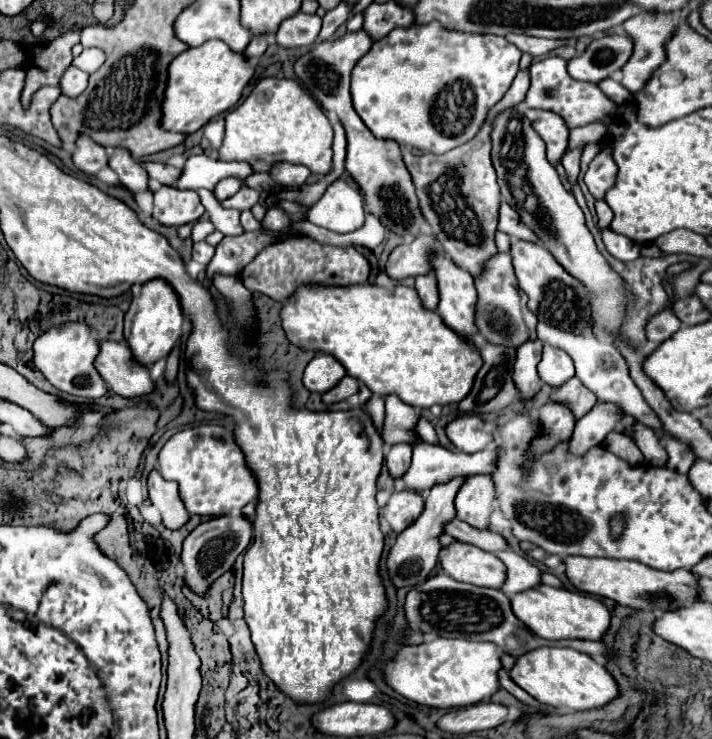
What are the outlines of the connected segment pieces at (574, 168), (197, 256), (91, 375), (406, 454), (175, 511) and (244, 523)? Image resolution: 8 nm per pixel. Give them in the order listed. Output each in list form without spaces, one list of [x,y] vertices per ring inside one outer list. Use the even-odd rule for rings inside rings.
[[[573,150],[573,152],[567,152],[567,154],[563,156],[563,160],[561,160],[563,166],[565,166],[567,180],[569,180],[571,186],[577,184],[577,176],[579,176],[579,172],[581,172],[581,168],[579,168],[579,154],[581,154],[581,150]]]
[[[195,242],[193,244],[193,260],[201,262],[201,264],[209,264],[213,254],[215,254],[215,248],[209,246],[207,242]]]
[[[65,322],[45,330],[33,342],[33,364],[43,372],[43,376],[61,392],[91,402],[107,394],[107,384],[95,368],[95,358],[99,354],[99,342],[91,336],[91,328],[85,322]]]
[[[395,444],[387,454],[387,466],[393,478],[401,478],[411,464],[411,444]]]
[[[151,470],[147,478],[147,488],[149,488],[151,502],[153,506],[159,508],[163,524],[167,528],[173,528],[173,530],[181,528],[189,520],[189,514],[179,498],[175,482],[169,482],[157,470]]]
[[[223,514],[217,518],[211,518],[207,522],[201,522],[183,542],[183,552],[181,552],[181,562],[185,566],[185,580],[191,586],[191,590],[203,594],[215,578],[219,578],[223,572],[231,570],[237,556],[249,546],[253,536],[253,524],[251,520],[241,514]]]

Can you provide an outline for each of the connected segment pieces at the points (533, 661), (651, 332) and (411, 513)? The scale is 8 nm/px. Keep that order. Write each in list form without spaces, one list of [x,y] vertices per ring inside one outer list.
[[[537,648],[527,652],[517,658],[511,678],[541,704],[559,710],[605,708],[619,694],[615,678],[605,670],[603,664],[597,664],[591,656],[571,648]]]
[[[671,308],[659,312],[657,316],[653,316],[647,324],[647,340],[653,344],[661,344],[663,340],[667,340],[669,336],[673,336],[677,330],[681,328],[679,318],[671,312]]]
[[[395,492],[383,508],[383,520],[393,532],[403,532],[423,512],[423,496],[417,492]]]

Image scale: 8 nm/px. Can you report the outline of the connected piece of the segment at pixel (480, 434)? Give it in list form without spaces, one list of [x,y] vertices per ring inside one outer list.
[[[467,414],[467,416],[453,420],[447,426],[447,436],[457,446],[457,450],[461,450],[465,454],[479,452],[485,446],[495,442],[493,432],[483,422],[483,418],[477,414]]]

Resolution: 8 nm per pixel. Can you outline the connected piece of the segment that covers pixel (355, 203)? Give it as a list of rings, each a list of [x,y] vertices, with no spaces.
[[[343,180],[333,182],[325,190],[321,200],[307,212],[309,222],[339,234],[347,234],[361,228],[363,216],[365,210],[359,192],[355,192]]]

